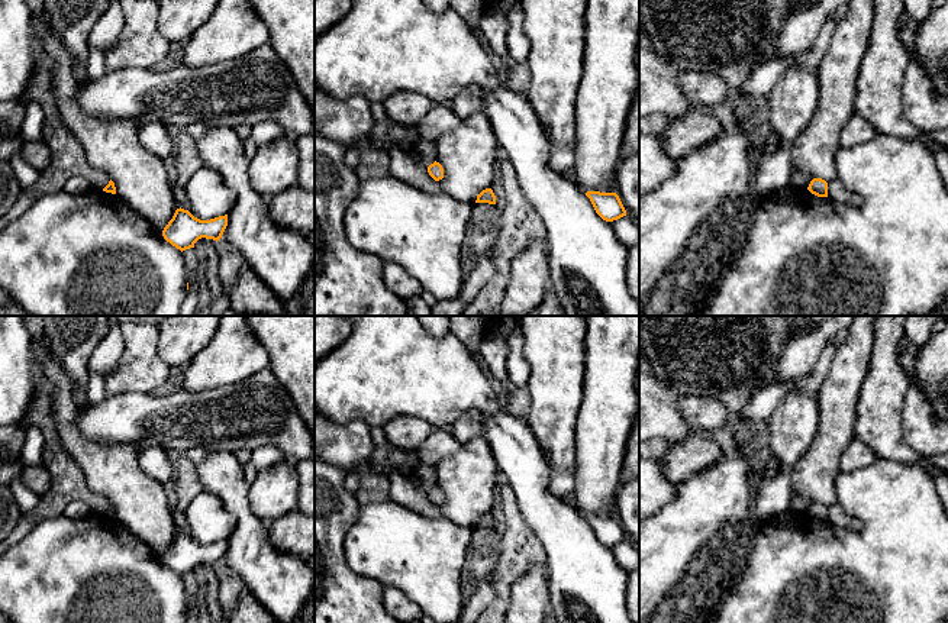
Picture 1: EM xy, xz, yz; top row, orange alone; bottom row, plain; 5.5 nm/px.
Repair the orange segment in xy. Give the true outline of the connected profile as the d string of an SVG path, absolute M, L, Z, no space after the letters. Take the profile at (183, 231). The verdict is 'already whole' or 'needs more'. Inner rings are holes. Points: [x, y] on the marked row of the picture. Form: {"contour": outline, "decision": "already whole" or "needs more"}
{"contour": "M177 209L172 219L162 230L162 236L181 252L194 248L194 243L201 239L219 241L228 226L228 214L210 220L200 220L188 210Z", "decision": "already whole"}

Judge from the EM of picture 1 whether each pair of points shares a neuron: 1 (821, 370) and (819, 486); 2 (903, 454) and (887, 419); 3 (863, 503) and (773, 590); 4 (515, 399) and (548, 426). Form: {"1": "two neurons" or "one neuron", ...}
{"1": "two neurons", "2": "one neuron", "3": "one neuron", "4": "two neurons"}

